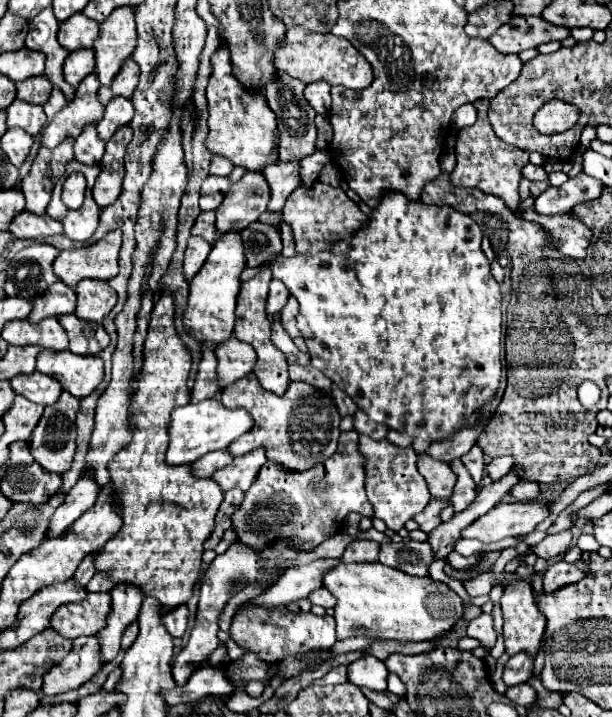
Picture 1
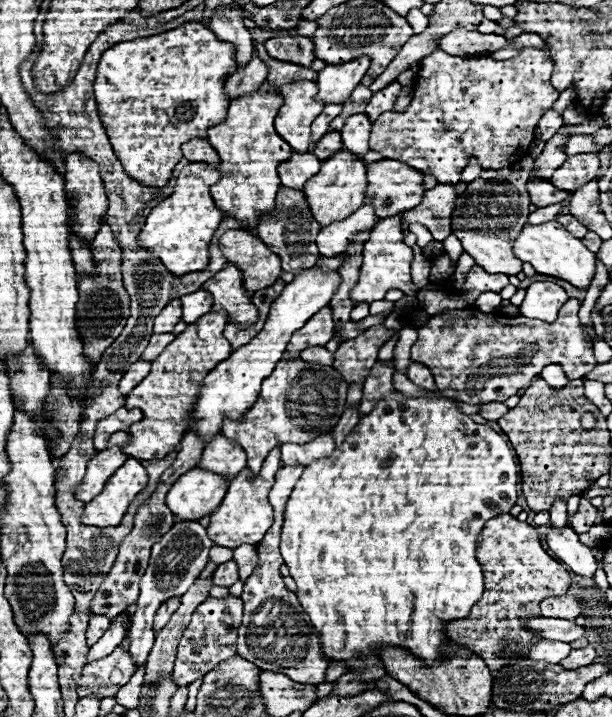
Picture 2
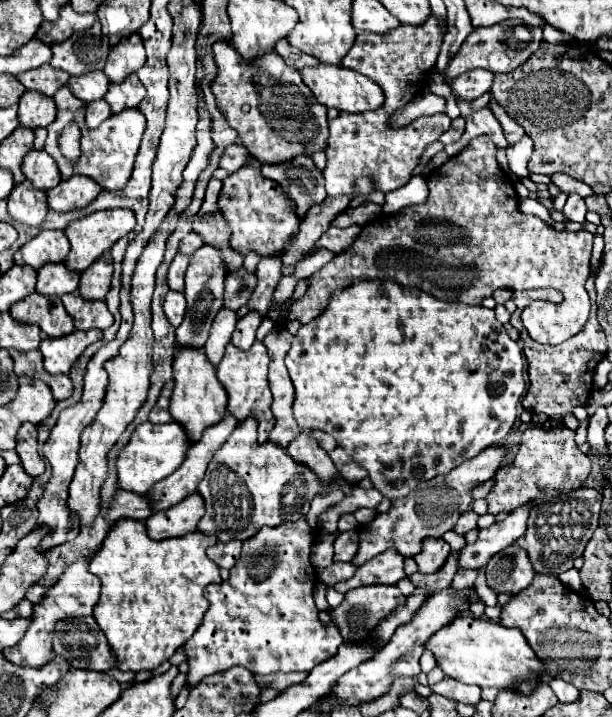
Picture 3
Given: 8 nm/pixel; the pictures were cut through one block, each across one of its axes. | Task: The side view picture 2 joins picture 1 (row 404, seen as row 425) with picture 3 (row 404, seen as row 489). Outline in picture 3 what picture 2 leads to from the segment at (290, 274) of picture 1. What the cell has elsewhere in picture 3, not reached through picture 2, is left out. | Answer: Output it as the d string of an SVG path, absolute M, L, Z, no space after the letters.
M356 280L354 284L350 284L346 288L338 288L332 294L326 310L298 330L290 352L286 354L286 366L288 366L290 378L296 388L294 416L296 416L296 422L300 424L300 428L312 428L312 430L318 428L318 430L332 434L336 438L336 442L340 446L344 446L350 456L354 456L354 460L360 460L360 464L368 470L374 488L378 488L388 500L408 496L410 488L416 488L422 480L430 480L434 476L450 472L464 460L478 456L484 448L502 444L502 440L514 426L514 420L518 414L516 406L524 392L522 348L518 342L514 342L508 336L504 326L496 320L494 310L484 308L484 306L446 302L446 300L434 298L426 292L420 292L418 288L406 288L396 282L388 282L388 280L384 280L384 282L382 280Z

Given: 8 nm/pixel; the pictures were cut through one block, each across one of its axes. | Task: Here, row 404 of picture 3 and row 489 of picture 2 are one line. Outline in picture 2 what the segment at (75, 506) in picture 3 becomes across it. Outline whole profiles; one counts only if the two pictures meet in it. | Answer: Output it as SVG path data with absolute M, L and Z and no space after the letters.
M128 458L128 462L124 462L124 466L120 466L120 470L108 478L102 492L86 504L82 512L82 524L98 528L118 526L132 498L144 490L146 484L146 468L136 458Z

